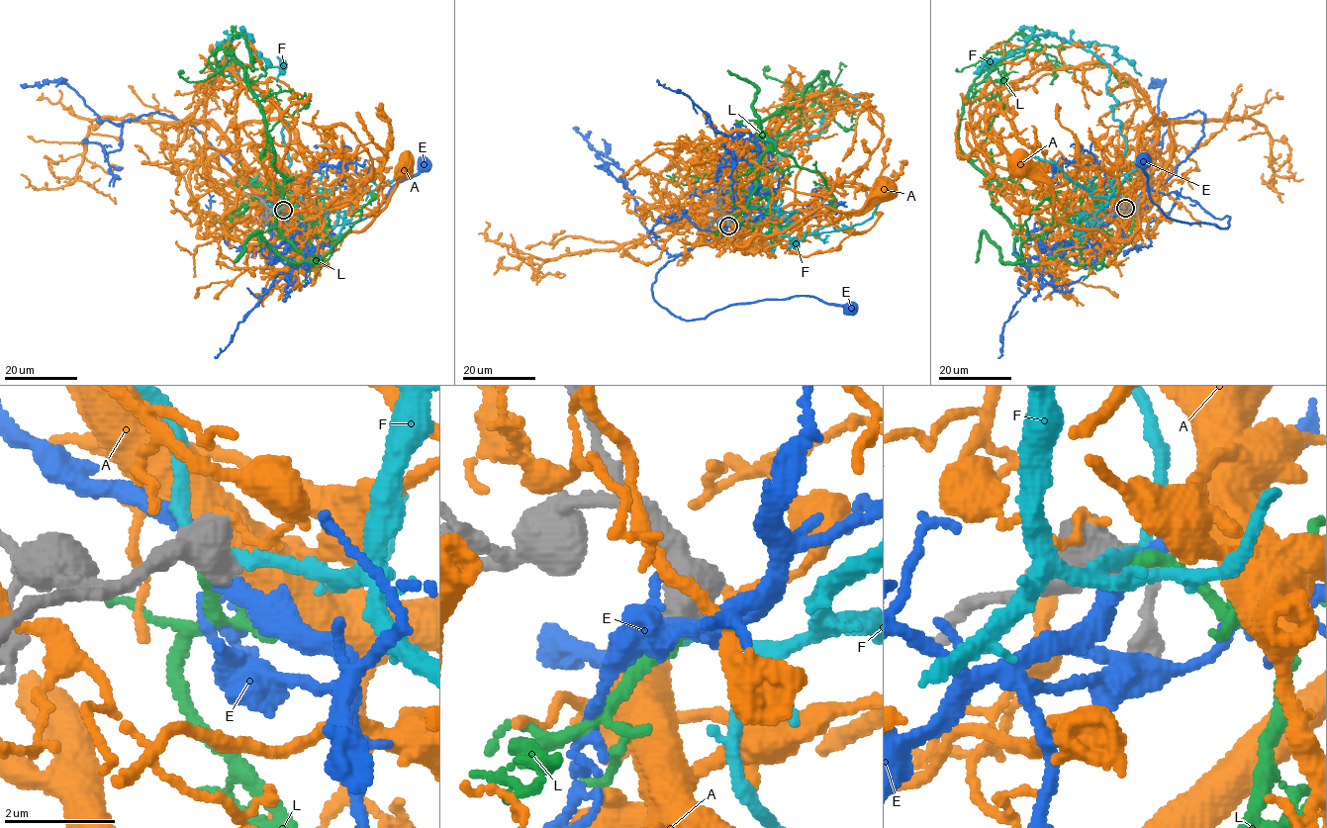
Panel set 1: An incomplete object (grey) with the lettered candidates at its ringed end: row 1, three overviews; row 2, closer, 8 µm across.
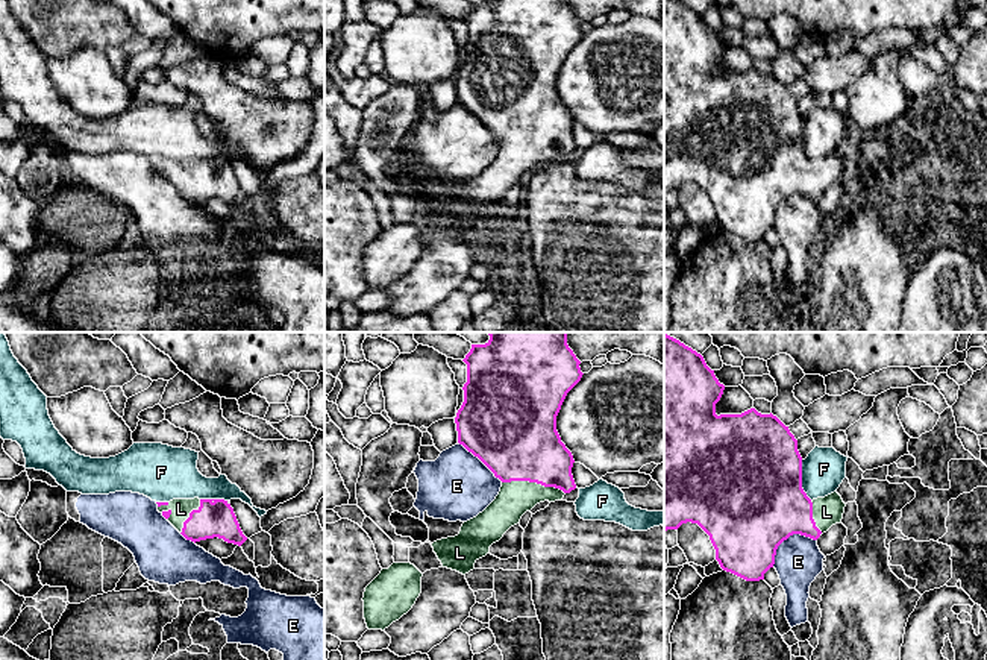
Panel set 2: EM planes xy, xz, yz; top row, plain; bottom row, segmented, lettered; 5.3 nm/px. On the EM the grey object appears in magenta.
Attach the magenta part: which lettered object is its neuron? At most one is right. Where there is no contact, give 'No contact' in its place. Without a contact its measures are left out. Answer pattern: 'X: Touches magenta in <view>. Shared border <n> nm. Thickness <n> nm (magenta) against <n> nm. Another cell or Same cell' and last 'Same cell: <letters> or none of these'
A: No contact. Another cell
E: Touches magenta in yz. Shared border 280 nm. Thickness 500 nm (magenta) against 240 nm. Another cell
F: Touches magenta in yz. Shared border 220 nm. Thickness 500 nm (magenta) against 220 nm. Another cell
L: Touches magenta in xz. Shared border 340 nm. Thickness 420 nm (magenta) against 180 nm. Same cell
Same cell: L

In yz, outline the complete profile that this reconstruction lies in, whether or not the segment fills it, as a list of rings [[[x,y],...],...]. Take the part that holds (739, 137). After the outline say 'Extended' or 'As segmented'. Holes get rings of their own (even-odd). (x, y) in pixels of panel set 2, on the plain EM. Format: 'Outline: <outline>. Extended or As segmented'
Outline: [[[664,0],[664,191],[697,184],[716,209],[720,228],[746,241],[764,240],[778,206],[793,194],[817,200],[843,179],[841,156],[834,152],[810,159],[802,149],[802,117],[797,100],[776,76],[750,68],[741,74],[716,74],[725,46],[703,17],[679,0]]]. Extended

